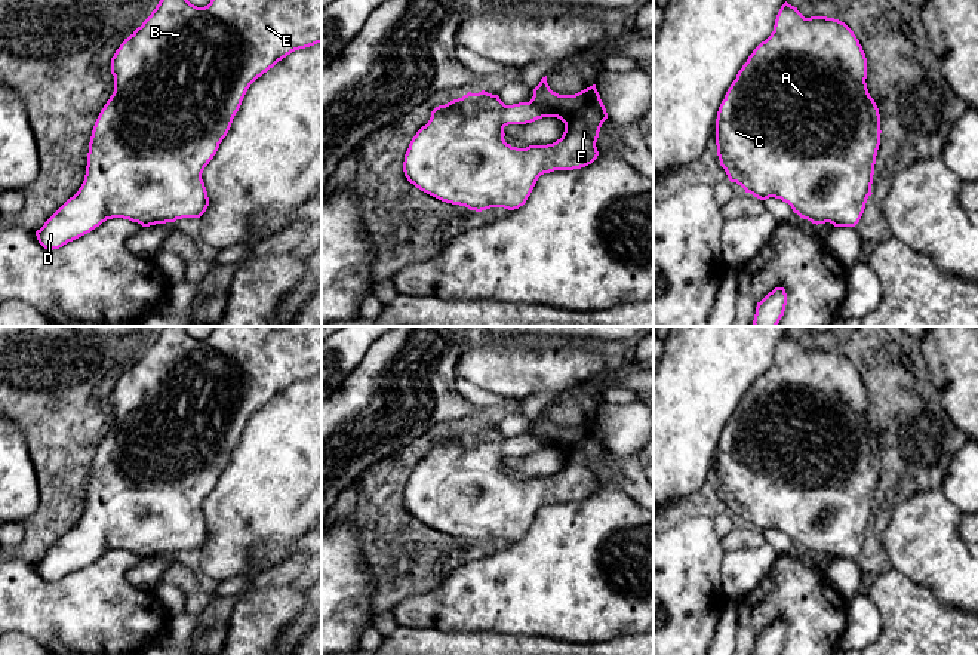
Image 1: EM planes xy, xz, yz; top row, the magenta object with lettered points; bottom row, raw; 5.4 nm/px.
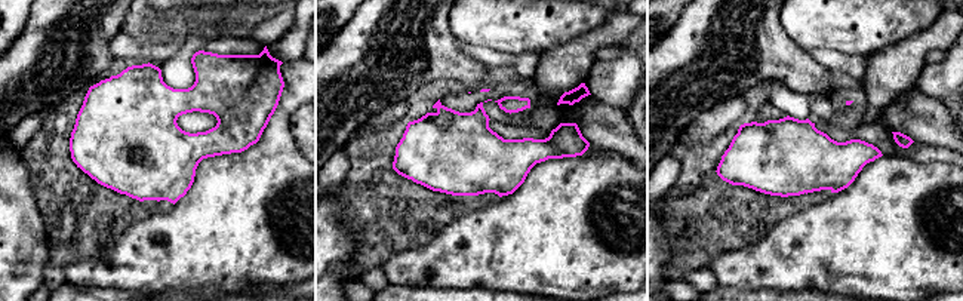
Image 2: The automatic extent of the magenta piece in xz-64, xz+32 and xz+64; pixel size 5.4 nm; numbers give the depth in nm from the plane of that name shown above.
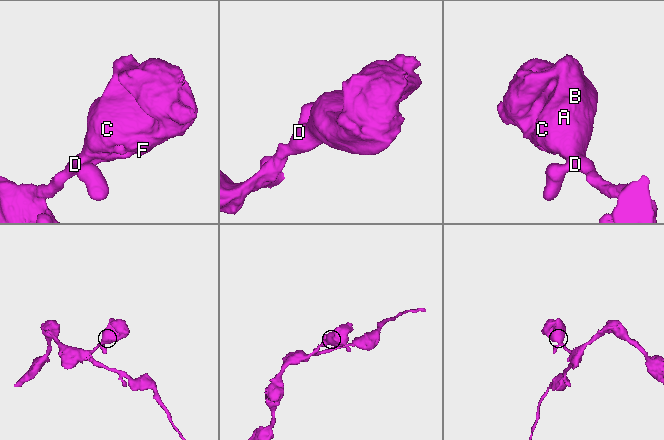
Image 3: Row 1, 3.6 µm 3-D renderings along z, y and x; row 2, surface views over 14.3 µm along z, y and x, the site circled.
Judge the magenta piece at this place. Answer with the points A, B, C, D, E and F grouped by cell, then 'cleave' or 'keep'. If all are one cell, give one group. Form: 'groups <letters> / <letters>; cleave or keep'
groups A B C D E F; keep

